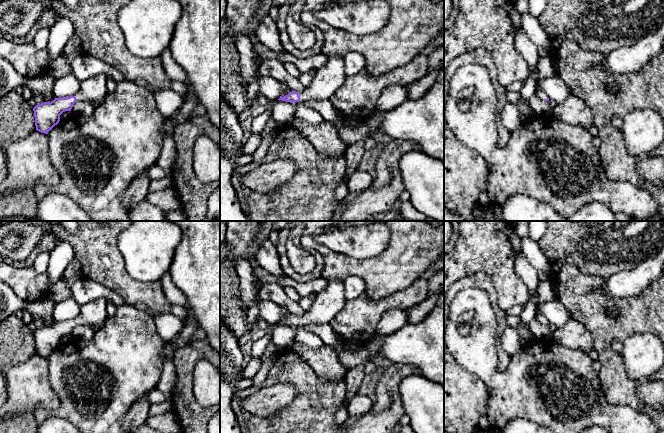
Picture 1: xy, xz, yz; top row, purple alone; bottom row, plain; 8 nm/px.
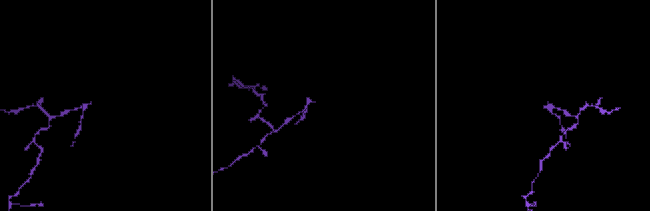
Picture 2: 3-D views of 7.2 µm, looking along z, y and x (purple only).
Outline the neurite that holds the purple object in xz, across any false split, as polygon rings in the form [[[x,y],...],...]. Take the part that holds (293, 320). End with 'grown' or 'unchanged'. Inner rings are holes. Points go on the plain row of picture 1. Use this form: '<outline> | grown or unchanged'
[[[329,279],[327,287],[319,292],[309,310],[303,316],[290,316],[278,324],[305,326],[329,324],[343,309],[347,299],[343,294],[344,279]]] | grown

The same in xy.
[[[94,299],[80,306],[80,314],[75,320],[55,322],[51,326],[37,328],[34,332],[36,354],[48,358],[59,347],[64,335],[71,335],[76,325],[105,325],[109,317],[107,300]]] | grown

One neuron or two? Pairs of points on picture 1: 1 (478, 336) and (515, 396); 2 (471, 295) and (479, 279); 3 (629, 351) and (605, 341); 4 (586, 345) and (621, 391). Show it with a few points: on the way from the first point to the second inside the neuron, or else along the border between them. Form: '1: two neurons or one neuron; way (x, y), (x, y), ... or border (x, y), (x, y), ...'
1: one neuron; way (478, 351), (478, 356), (483, 364), (500, 381)
2: two neurons; border (454, 298), (463, 289), (481, 288), (491, 305)
3: two neurons; border (643, 333), (632, 334), (621, 342)
4: two neurons; border (584, 326), (591, 335), (593, 348)

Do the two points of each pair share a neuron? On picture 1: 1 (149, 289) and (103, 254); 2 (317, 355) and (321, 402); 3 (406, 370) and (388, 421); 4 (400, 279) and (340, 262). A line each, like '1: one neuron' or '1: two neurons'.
1: one neuron
2: two neurons
3: one neuron
4: one neuron

